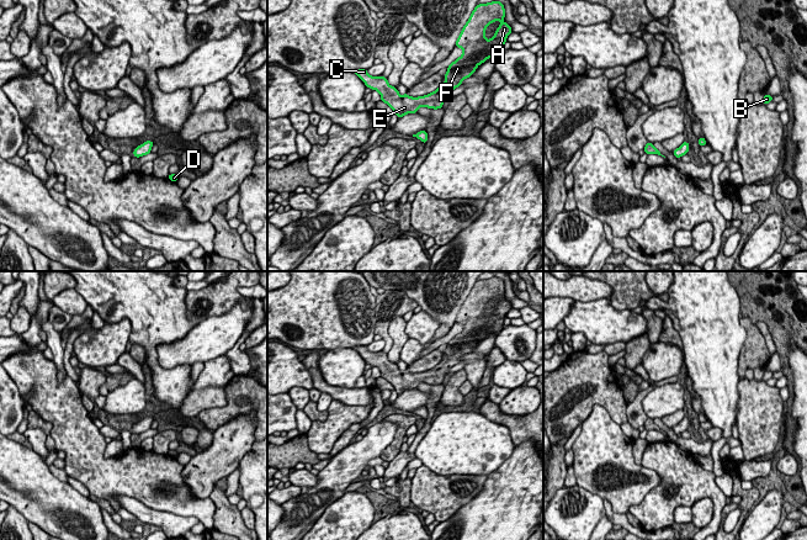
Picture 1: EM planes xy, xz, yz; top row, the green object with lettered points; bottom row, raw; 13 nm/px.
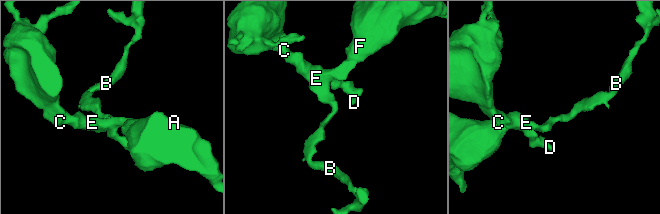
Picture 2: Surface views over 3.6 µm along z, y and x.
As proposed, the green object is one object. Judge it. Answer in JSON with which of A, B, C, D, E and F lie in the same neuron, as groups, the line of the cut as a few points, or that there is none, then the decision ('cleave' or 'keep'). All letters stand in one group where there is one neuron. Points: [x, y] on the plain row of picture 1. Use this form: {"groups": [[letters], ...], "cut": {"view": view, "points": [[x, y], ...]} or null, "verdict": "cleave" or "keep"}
{"groups": [["A", "B", "C", "D", "E", "F"]], "cut": null, "verdict": "keep"}

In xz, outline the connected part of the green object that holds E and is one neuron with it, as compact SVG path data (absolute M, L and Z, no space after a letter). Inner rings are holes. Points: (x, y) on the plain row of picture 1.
M495 276L477 281L456 317L456 324L463 325L462 332L447 343L444 351L446 358L428 371L412 374L407 369L402 372L397 364L388 360L386 353L371 353L367 345L359 345L354 349L365 359L366 364L379 369L381 377L387 380L398 395L408 390L416 390L419 383L442 385L446 372L462 362L461 358L471 354L478 342L489 334L499 334L503 330L504 319L513 308L510 301L503 297L504 295L503 279ZM494 297L501 300L494 312L487 317L485 306Z

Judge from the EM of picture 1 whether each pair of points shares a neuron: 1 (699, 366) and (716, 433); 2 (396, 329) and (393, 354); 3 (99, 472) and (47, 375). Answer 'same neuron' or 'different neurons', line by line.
1: different neurons
2: same neuron
3: same neuron

